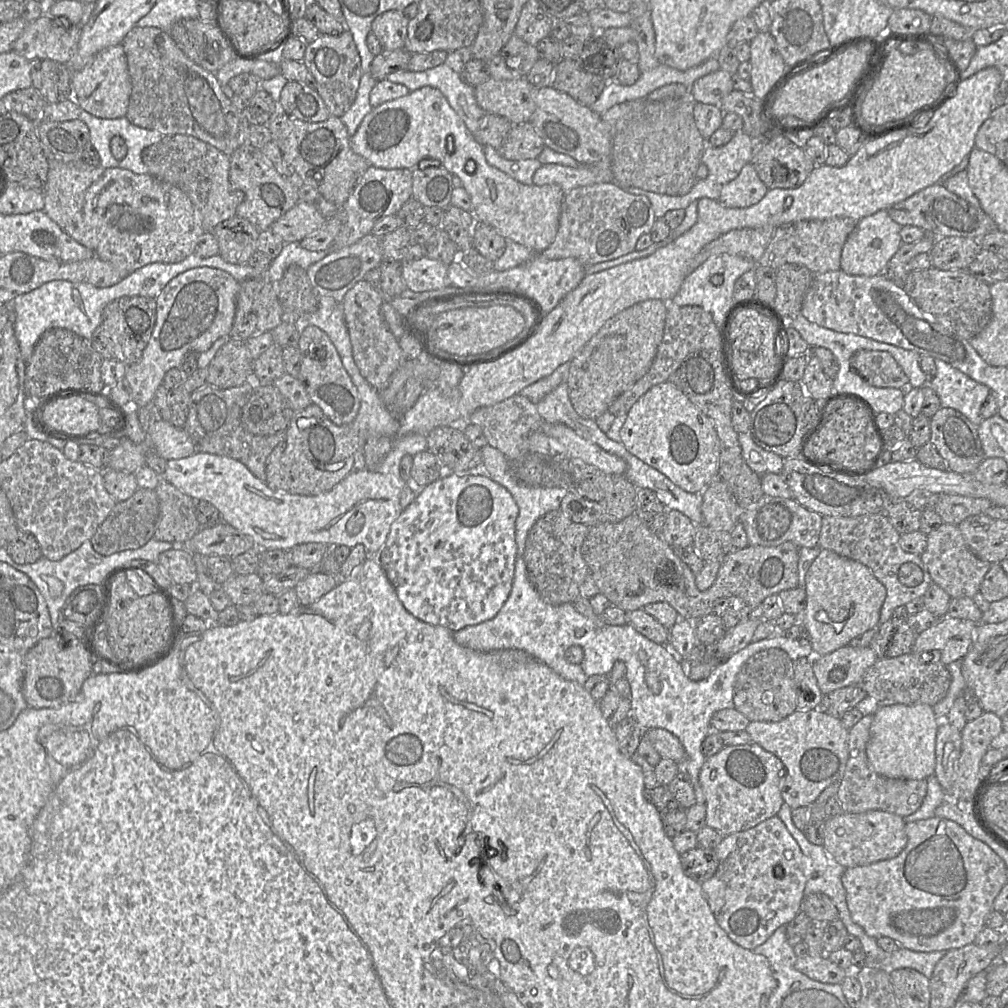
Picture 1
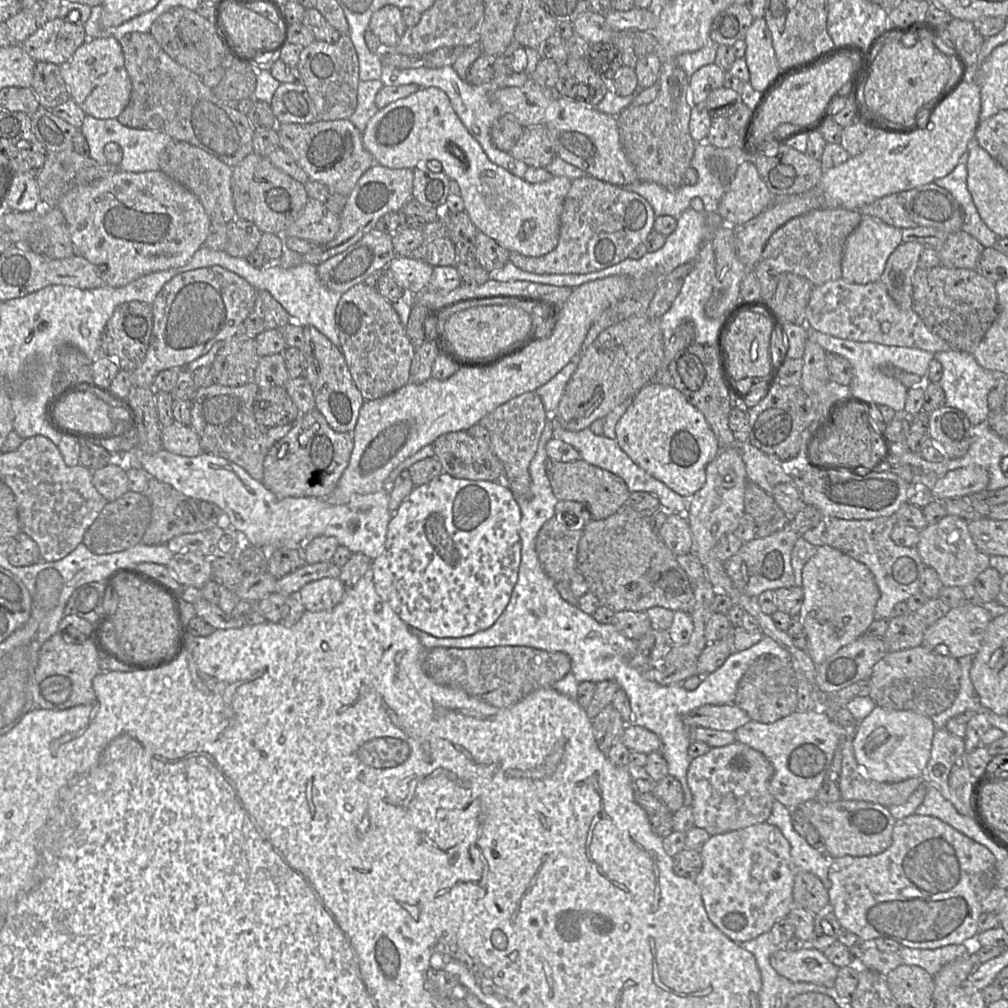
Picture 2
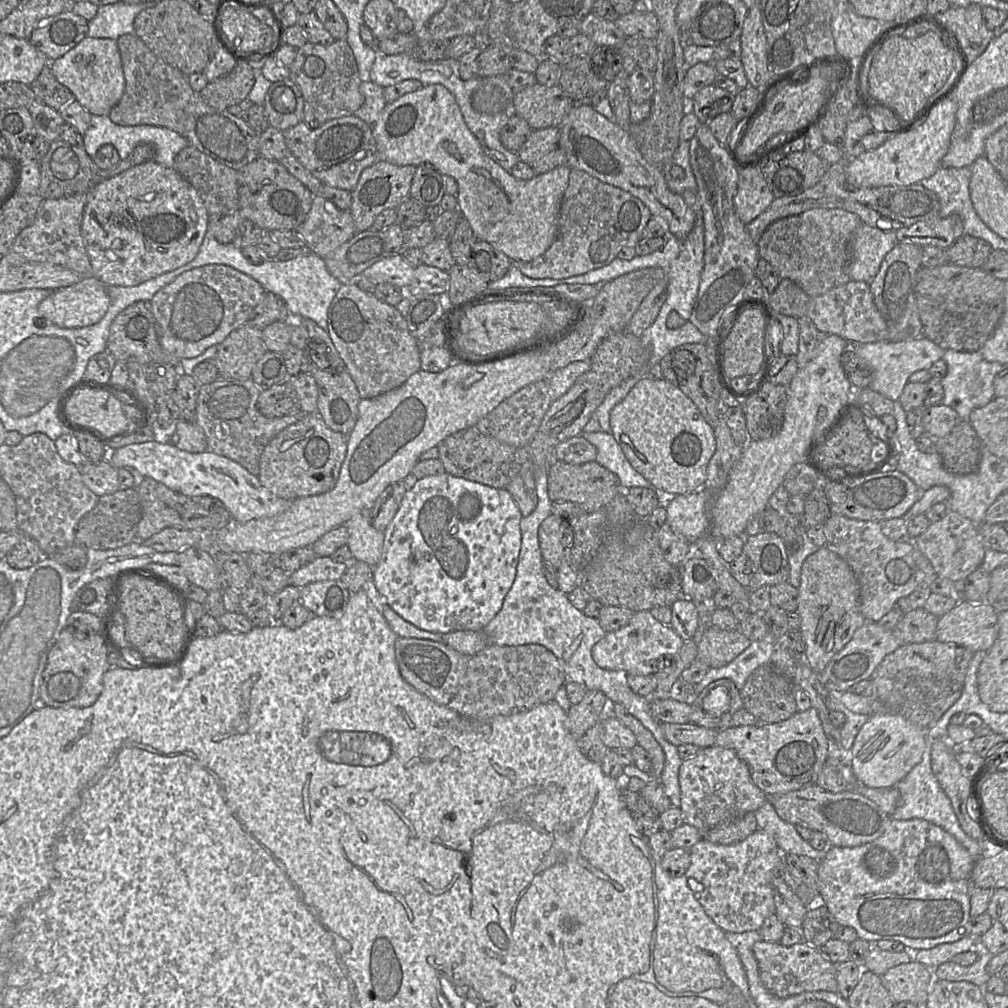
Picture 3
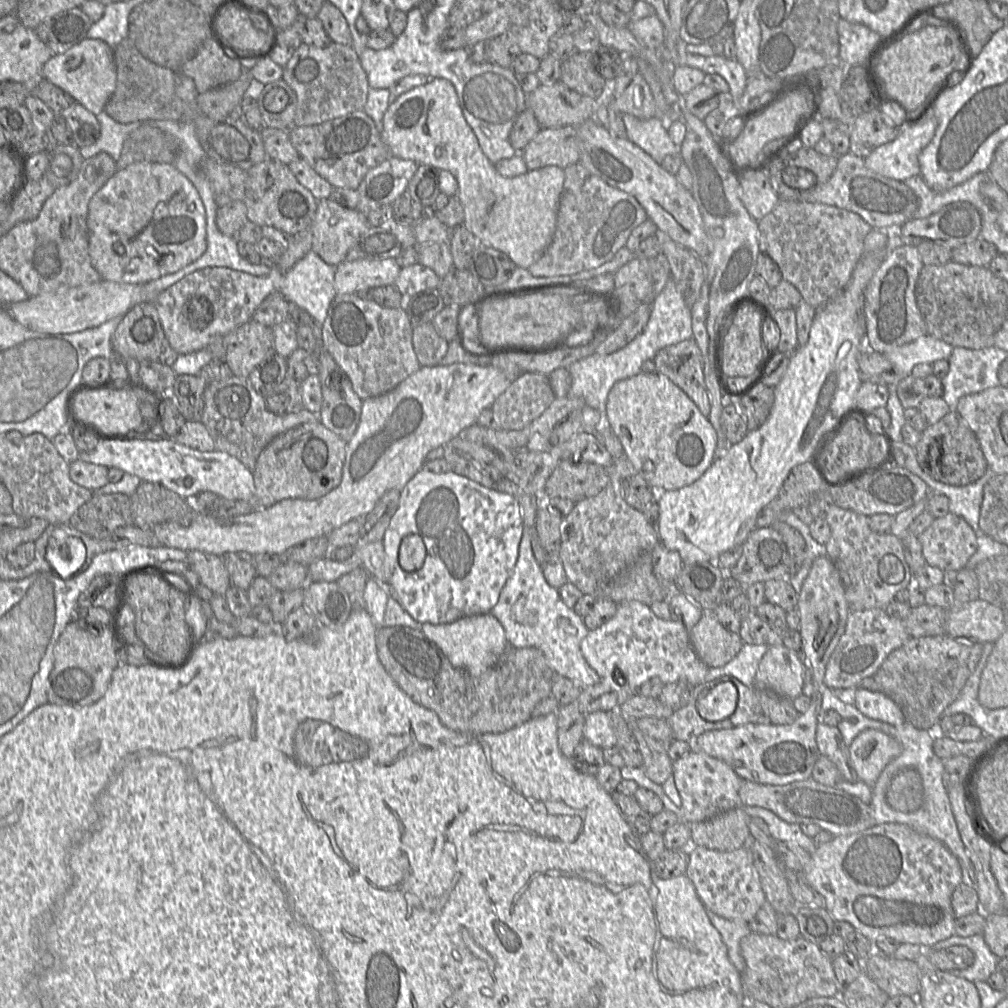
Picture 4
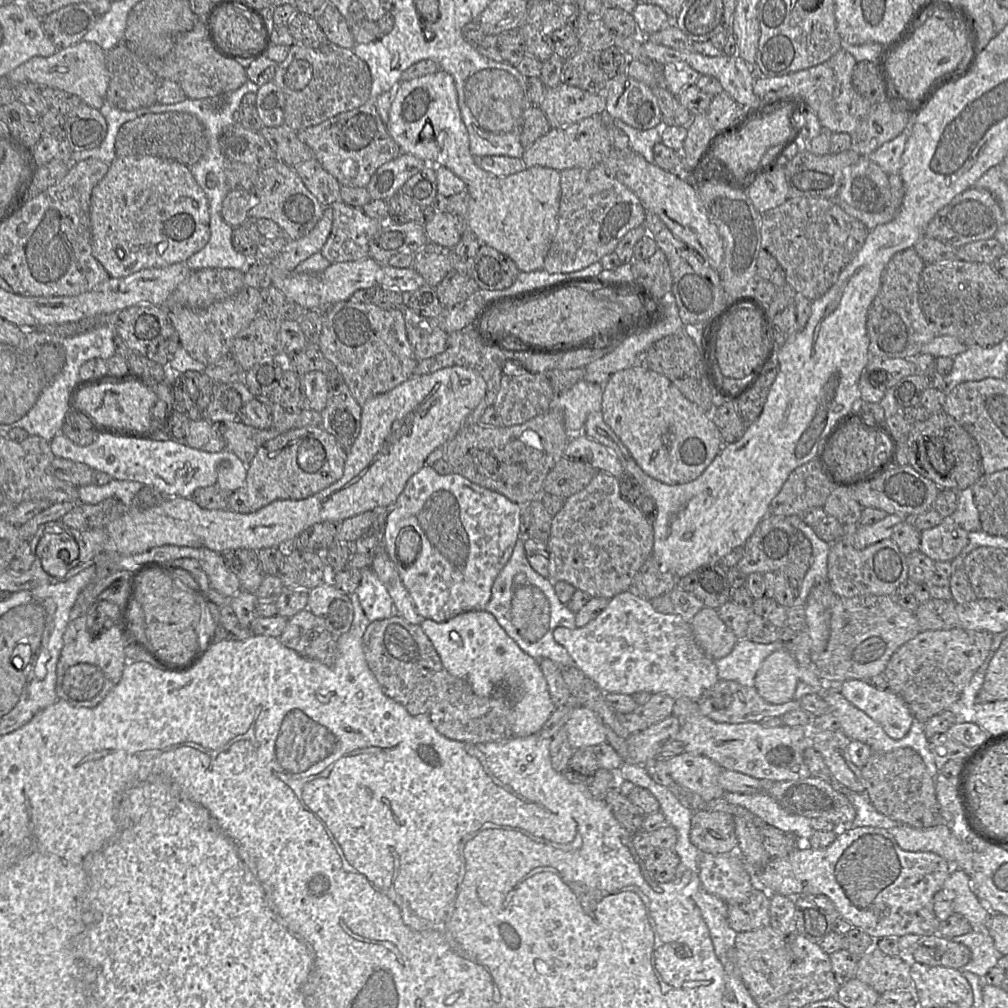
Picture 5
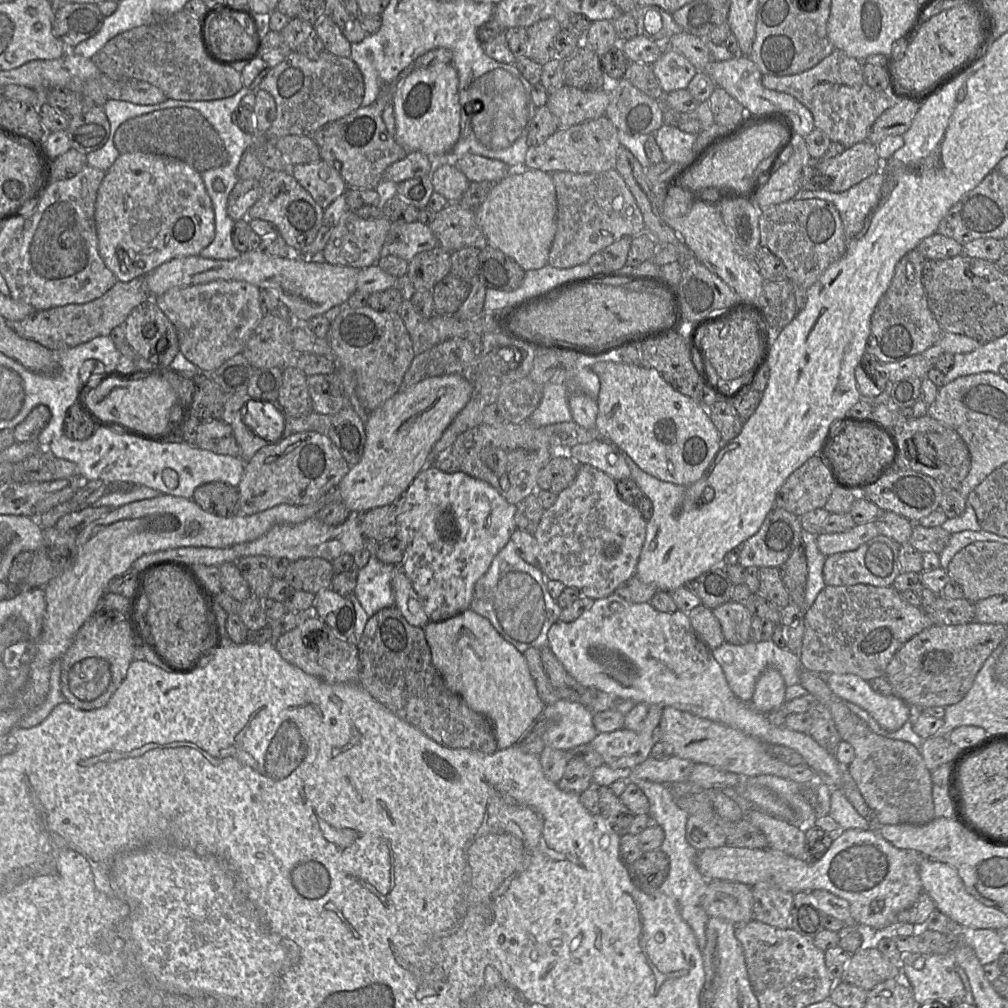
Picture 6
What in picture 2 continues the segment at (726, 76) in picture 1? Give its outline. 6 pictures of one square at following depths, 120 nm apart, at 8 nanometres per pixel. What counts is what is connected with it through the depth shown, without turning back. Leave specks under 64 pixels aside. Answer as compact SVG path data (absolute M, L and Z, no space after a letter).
M716 63L705 65L695 71L689 78L692 105L704 104L713 90L723 87L725 72Z

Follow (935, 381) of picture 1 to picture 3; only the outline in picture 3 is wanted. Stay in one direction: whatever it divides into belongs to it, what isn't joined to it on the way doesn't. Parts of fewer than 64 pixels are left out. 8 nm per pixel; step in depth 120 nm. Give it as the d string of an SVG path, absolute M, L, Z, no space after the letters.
M946 349L942 359L947 364L947 373L941 379L944 389L942 404L951 407L961 420L968 421L970 413L977 408L987 405L994 396L994 377L1003 368L999 362L986 361L982 354L977 352L958 352Z

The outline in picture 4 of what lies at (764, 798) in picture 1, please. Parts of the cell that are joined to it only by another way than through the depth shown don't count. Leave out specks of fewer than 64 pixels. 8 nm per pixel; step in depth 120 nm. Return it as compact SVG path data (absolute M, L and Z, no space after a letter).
M692 749L672 762L676 788L681 798L681 820L688 824L699 822L718 813L741 807L739 788L742 778L724 761Z

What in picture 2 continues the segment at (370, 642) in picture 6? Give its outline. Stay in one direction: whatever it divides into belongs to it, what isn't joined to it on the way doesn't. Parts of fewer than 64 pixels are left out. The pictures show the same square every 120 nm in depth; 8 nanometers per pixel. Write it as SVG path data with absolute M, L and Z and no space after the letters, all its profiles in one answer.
M527 646L434 647L426 649L423 669L436 683L462 689L494 707L507 708L535 690L552 687L570 672L571 659L563 652Z

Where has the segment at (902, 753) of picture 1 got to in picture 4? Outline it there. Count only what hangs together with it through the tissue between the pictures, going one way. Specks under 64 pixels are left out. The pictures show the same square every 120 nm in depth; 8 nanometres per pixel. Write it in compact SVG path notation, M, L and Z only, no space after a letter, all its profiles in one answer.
M865 729L854 738L849 753L859 780L873 787L884 768L901 755L902 746L882 731Z

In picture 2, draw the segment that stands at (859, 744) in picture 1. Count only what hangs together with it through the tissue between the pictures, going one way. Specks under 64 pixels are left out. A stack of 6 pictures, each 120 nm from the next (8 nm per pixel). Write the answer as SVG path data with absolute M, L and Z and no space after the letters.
M855 730L844 732L839 780L841 799L867 801L885 807L904 804L923 784L922 778L913 777L897 783L877 782L871 779L856 760L852 744L854 733Z

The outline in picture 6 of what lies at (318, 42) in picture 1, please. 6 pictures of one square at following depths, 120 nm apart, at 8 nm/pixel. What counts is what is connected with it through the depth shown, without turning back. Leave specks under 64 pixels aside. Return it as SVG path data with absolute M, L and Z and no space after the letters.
M287 52L283 61L271 67L259 84L275 100L276 116L270 128L259 133L266 140L277 141L287 135L312 136L325 124L348 115L361 106L365 86L358 66L351 58L326 52L316 60Z

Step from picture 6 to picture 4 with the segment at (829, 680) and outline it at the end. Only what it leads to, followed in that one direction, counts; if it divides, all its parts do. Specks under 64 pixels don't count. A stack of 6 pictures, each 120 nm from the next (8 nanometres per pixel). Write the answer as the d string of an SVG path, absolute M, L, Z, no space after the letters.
M861 687L854 689L854 705L866 717L893 726L898 726L906 722L898 705L883 692L869 691Z

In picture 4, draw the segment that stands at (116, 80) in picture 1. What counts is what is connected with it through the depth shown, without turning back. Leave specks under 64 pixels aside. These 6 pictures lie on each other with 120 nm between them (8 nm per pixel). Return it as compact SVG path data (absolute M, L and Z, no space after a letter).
M84 38L62 54L54 54L43 65L41 76L68 93L75 102L97 115L113 94L116 67L113 48L100 39Z

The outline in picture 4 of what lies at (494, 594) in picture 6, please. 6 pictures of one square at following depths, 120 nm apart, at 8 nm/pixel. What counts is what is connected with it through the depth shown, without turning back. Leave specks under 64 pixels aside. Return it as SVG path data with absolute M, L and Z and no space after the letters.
M523 526L517 562L490 614L502 625L509 646L540 649L548 666L556 674L570 679L581 689L600 682L600 677L586 662L580 649L581 641L589 629L585 626L583 617L567 607L558 590L545 580L541 566L532 552L529 527Z

